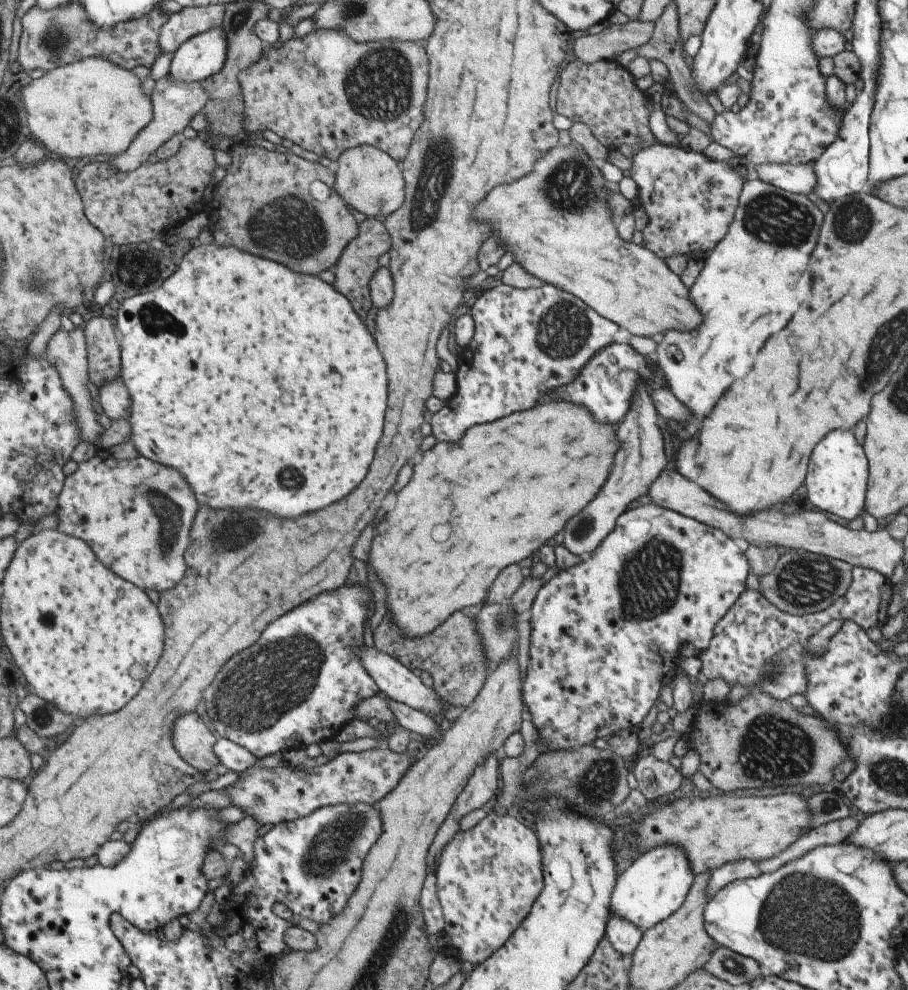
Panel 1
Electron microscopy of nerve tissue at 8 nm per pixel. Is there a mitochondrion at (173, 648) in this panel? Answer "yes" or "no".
no

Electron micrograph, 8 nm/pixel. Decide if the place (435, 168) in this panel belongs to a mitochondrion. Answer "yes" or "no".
yes

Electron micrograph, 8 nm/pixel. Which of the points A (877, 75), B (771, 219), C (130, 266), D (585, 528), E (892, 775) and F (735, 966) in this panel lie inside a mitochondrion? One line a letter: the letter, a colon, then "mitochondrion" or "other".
A: other
B: mitochondrion
C: mitochondrion
D: mitochondrion
E: mitochondrion
F: mitochondrion

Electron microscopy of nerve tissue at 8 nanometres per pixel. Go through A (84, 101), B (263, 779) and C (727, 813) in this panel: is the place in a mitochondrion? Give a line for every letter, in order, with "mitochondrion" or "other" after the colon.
A: mitochondrion
B: other
C: other

